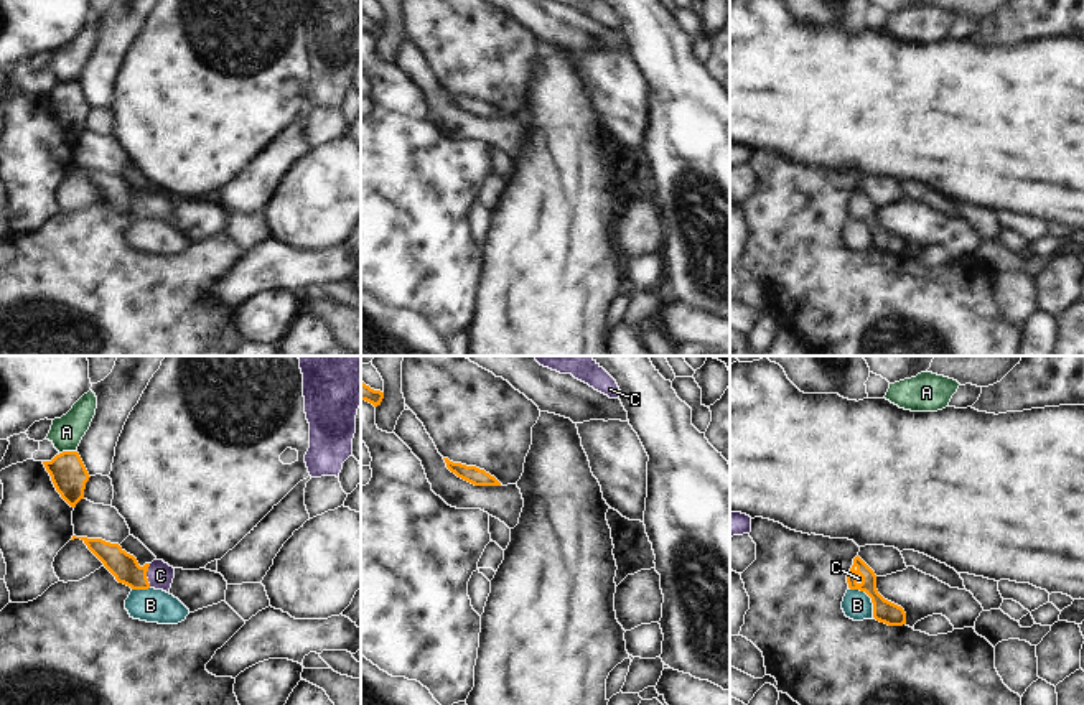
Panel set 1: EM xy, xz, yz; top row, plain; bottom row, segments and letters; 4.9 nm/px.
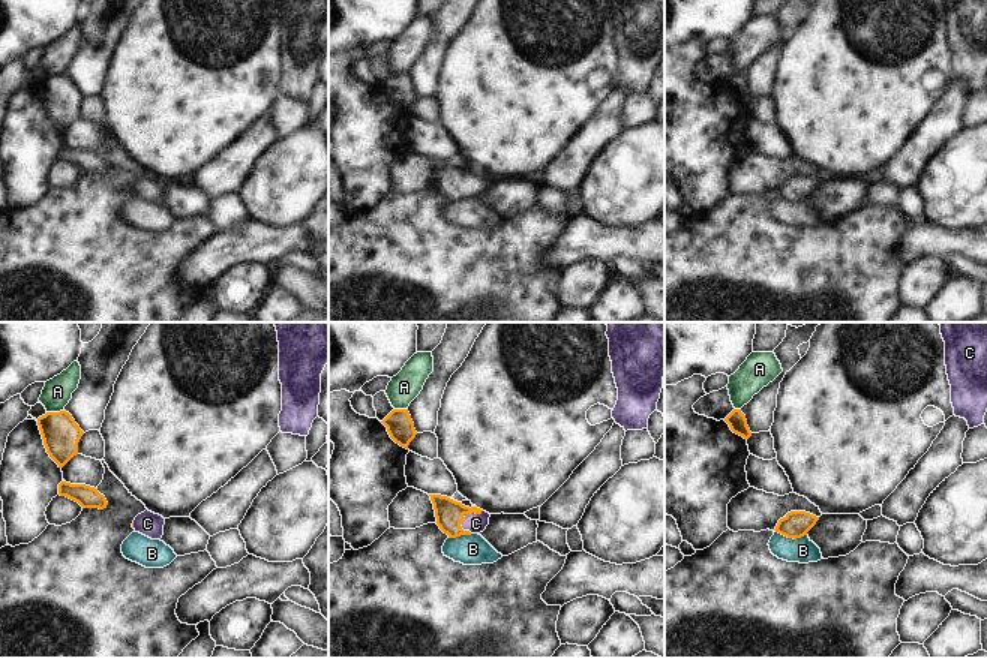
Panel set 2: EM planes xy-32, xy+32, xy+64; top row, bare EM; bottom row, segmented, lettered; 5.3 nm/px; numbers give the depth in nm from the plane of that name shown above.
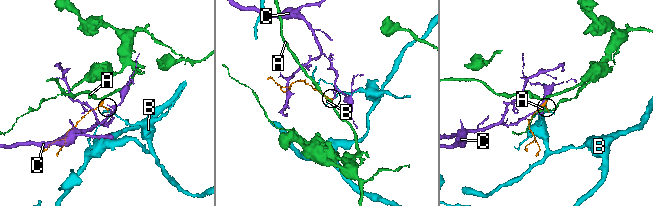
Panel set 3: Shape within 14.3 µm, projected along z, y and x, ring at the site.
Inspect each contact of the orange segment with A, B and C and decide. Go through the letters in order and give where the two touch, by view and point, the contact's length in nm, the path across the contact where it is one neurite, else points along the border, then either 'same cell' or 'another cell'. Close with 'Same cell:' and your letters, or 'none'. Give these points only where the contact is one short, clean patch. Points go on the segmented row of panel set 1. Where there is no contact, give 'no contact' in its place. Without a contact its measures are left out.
A: meets orange in xy at (66, 452); contact 80 nm long; border along xy (74, 450), (60, 453); another cell
B: meets orange in yz at (870, 597); contact 180 nm long; border along yz (850, 588), (859, 588), (870, 598), (873, 616); another cell
C: meets orange in xy at (145, 575); contact 120 nm long; runs through xy (126, 569), (132, 575), (145, 575), (160, 575); same cell
Same cell: C

